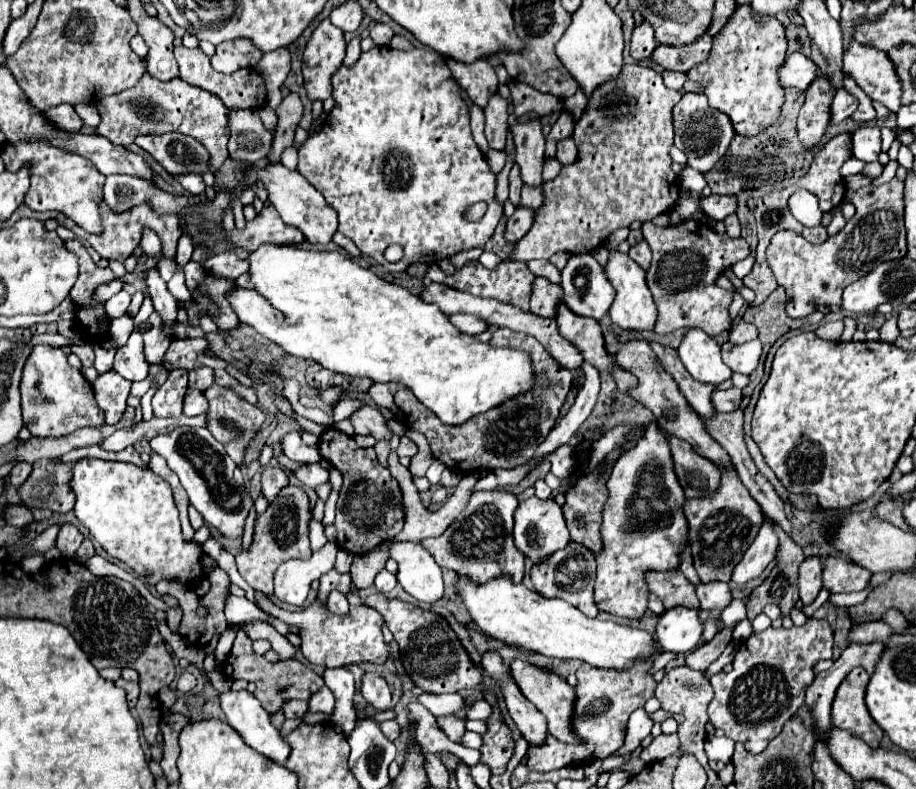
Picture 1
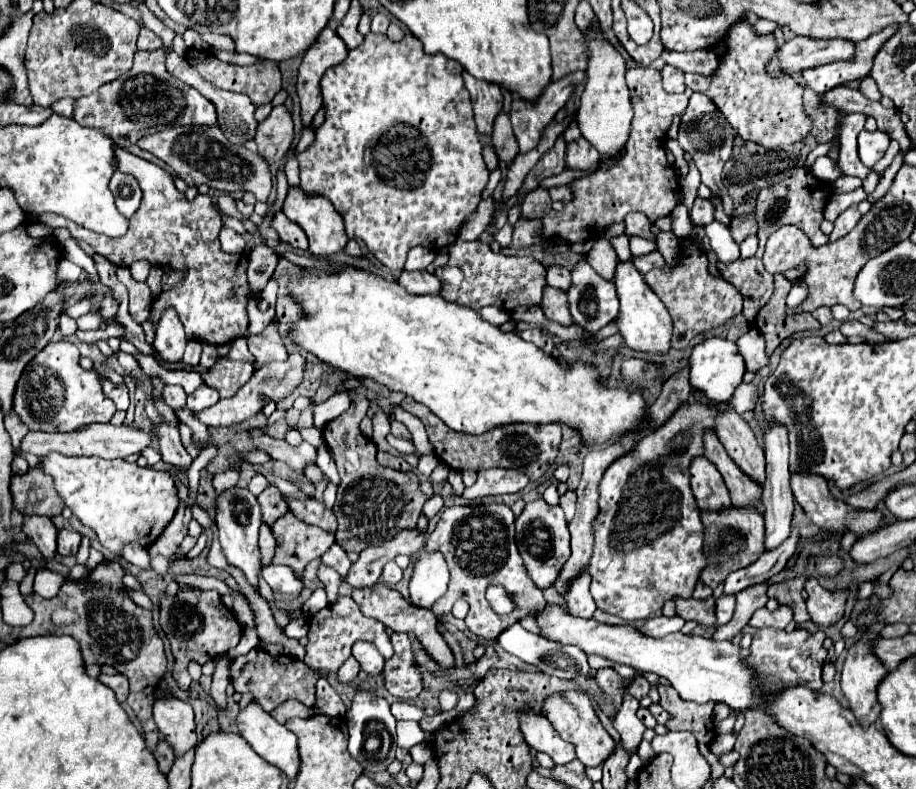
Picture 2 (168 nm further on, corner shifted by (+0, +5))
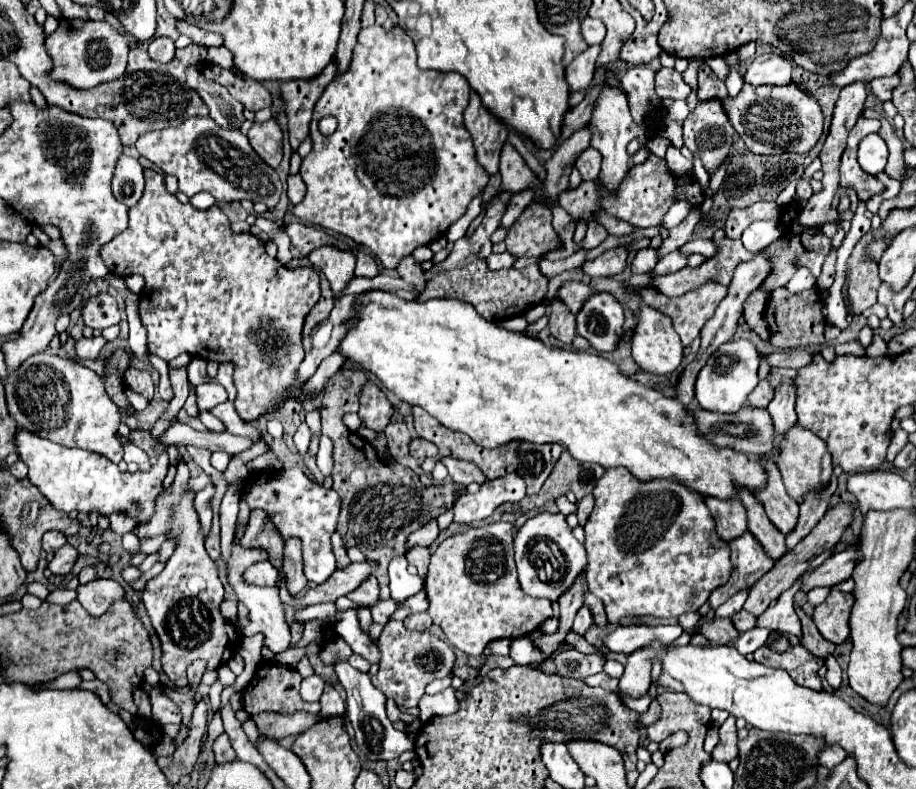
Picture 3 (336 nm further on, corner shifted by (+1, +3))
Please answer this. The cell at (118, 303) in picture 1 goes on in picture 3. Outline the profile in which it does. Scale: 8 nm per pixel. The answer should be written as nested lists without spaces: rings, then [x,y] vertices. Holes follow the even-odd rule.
[[[98,294],[98,296],[90,298],[82,310],[82,316],[84,316],[86,326],[100,328],[100,330],[120,322],[116,298],[110,294]]]

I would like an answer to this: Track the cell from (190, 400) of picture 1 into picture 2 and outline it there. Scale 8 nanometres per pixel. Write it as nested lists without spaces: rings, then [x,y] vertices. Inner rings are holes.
[[[201,384],[193,394],[187,396],[187,406],[189,406],[193,412],[201,412],[201,410],[213,406],[215,402],[219,402],[217,390],[213,390],[211,386],[205,386],[205,384]]]

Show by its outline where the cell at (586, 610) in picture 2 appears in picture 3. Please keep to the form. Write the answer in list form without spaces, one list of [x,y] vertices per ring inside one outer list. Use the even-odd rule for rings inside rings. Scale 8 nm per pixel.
[[[582,606],[580,610],[578,610],[578,614],[576,614],[576,618],[574,618],[574,630],[582,636],[586,630],[588,630],[588,626],[592,624],[592,612],[590,612],[590,608],[588,606]]]

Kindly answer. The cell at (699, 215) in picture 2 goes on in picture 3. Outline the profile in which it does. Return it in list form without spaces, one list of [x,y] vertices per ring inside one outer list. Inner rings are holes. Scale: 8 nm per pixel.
[[[694,206],[690,210],[690,214],[676,228],[670,230],[668,238],[660,246],[660,256],[670,254],[670,252],[678,250],[680,246],[684,246],[686,242],[690,242],[692,240],[692,234],[694,234],[694,228],[698,226],[698,222],[700,222],[700,206]]]

